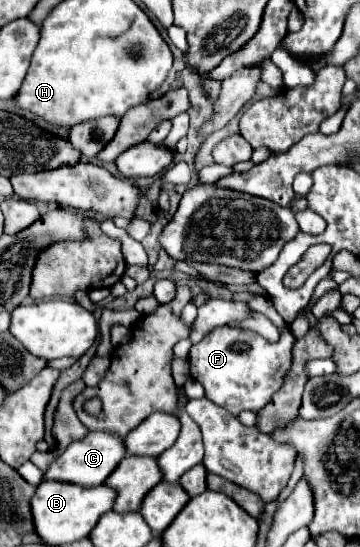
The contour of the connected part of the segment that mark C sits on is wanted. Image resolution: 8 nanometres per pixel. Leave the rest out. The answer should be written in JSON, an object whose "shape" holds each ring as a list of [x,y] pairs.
{"shape":[[[88,432],[86,438],[72,442],[64,454],[60,454],[44,472],[44,480],[58,480],[58,482],[70,482],[78,486],[98,486],[102,484],[108,474],[120,464],[120,460],[126,456],[126,448],[120,436],[108,434],[108,432]]]}

